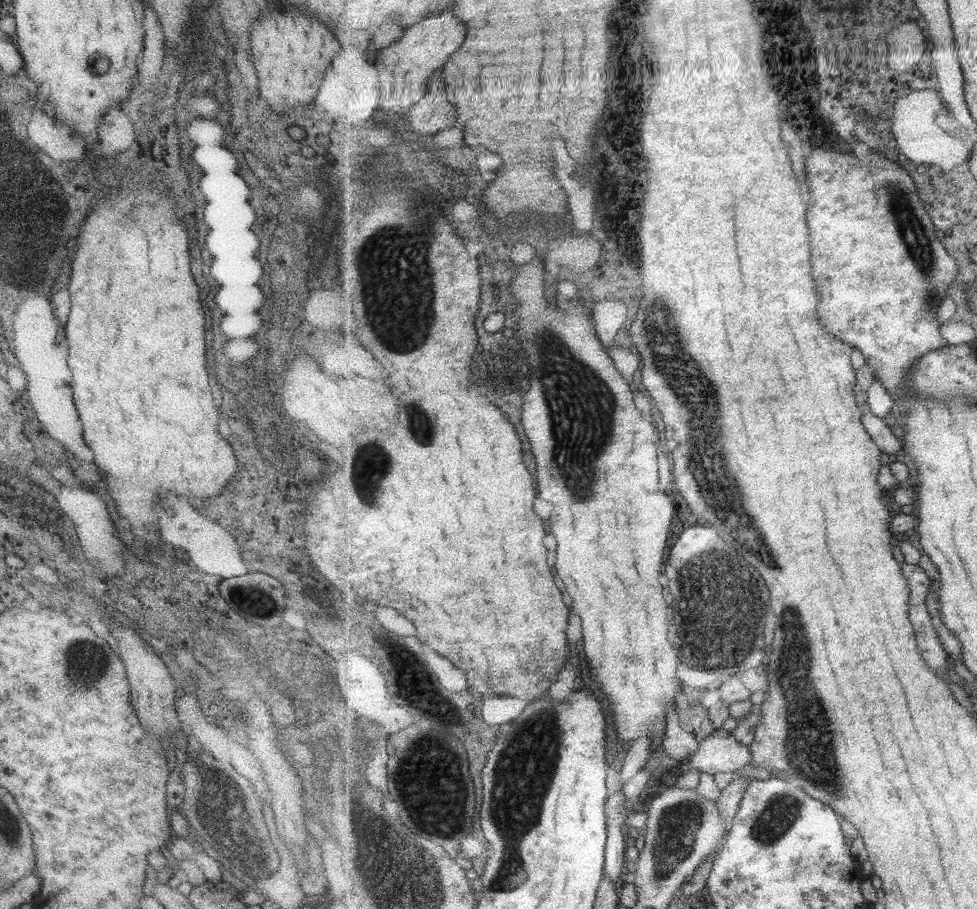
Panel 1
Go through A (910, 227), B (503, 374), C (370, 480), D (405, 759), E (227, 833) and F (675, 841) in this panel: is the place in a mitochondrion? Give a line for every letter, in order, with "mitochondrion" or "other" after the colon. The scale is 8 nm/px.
A: mitochondrion
B: mitochondrion
C: mitochondrion
D: mitochondrion
E: mitochondrion
F: mitochondrion

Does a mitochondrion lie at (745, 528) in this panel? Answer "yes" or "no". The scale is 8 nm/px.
yes

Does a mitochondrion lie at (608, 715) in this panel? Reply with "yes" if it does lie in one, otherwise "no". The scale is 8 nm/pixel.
no

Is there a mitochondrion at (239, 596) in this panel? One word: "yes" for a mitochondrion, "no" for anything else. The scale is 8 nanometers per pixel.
no

